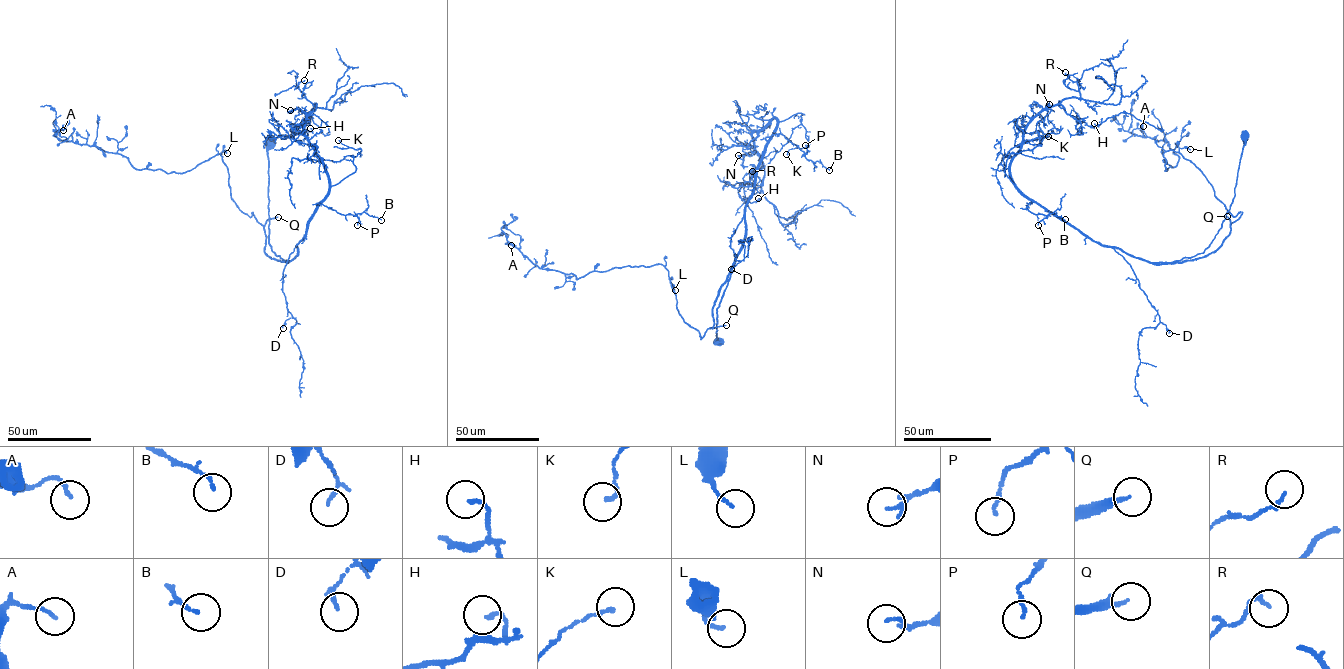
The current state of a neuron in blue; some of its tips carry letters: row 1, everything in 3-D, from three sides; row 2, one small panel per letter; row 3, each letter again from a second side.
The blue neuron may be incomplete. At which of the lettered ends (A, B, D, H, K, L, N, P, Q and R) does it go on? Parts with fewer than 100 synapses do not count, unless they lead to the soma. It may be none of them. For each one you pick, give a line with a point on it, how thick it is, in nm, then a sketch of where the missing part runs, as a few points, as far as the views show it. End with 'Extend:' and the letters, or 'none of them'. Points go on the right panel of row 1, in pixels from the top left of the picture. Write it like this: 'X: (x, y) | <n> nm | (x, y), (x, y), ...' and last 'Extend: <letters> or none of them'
Q: (1227, 216) | 180 nm | (1227, 216), (1198, 161), (1175, 148), (1157, 164), (1170, 143), (1147, 126), (1119, 120), (1127, 83), (1139, 89)
Extend: Q

